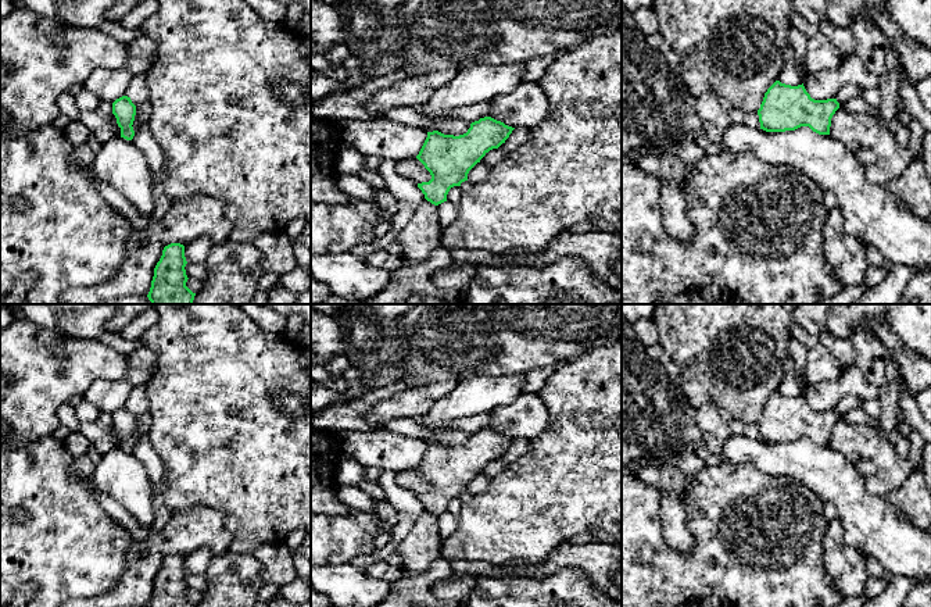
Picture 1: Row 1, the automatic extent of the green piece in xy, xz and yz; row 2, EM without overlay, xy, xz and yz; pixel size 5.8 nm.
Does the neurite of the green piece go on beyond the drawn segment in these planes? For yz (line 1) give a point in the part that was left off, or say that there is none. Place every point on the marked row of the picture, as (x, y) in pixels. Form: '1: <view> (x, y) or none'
1: none

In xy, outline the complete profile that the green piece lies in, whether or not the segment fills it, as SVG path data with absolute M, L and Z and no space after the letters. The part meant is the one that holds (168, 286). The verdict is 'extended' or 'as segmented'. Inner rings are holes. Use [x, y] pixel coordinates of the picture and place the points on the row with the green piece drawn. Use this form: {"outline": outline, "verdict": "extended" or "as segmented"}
{"outline": "M171 243L164 247L147 294L151 304L193 304L196 293L186 286L186 264L183 244Z", "verdict": "as segmented"}

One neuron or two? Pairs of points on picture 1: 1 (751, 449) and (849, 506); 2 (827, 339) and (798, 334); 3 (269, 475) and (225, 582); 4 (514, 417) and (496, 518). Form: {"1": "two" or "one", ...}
{"1": "one", "2": "two", "3": "two", "4": "two"}

